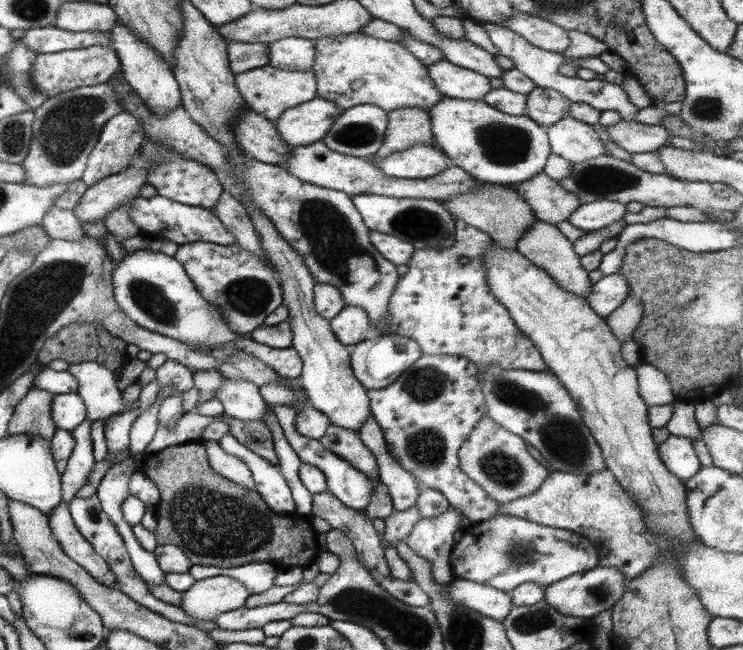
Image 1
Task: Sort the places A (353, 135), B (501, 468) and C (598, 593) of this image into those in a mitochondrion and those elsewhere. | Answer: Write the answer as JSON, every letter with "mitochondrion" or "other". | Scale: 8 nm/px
{"A":"mitochondrion","B":"mitochondrion","C":"mitochondrion"}

